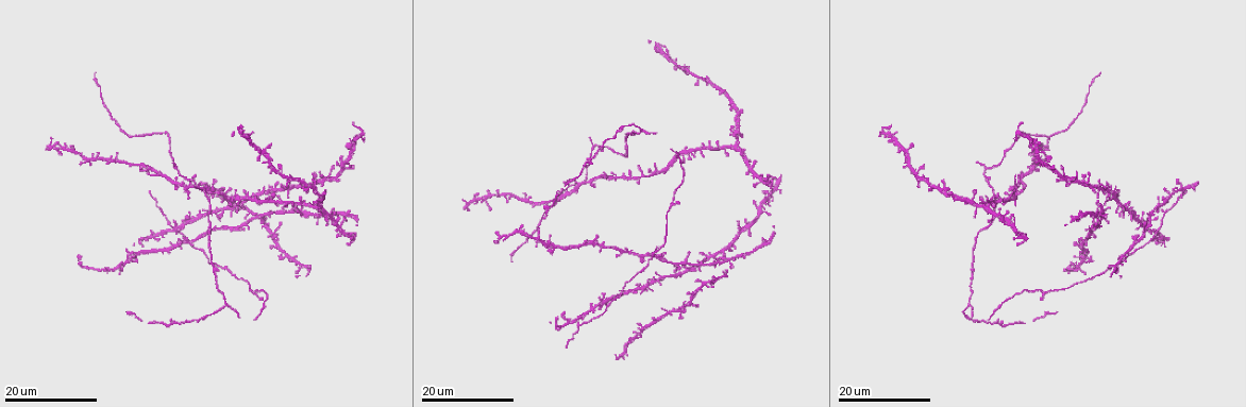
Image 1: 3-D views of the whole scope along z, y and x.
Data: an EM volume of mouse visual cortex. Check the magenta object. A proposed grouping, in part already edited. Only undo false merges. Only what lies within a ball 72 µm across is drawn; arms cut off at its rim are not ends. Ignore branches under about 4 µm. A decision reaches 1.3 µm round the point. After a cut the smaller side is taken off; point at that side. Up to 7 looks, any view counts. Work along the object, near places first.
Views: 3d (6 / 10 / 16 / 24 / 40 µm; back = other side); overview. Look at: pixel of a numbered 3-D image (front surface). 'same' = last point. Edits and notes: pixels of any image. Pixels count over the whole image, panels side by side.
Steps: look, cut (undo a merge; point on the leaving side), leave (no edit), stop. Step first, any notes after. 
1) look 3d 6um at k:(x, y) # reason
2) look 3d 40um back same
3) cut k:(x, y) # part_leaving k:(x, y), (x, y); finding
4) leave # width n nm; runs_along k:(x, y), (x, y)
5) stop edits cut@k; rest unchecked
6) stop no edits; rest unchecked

look 3d 16um at 1:(1156, 232) # three arms meet

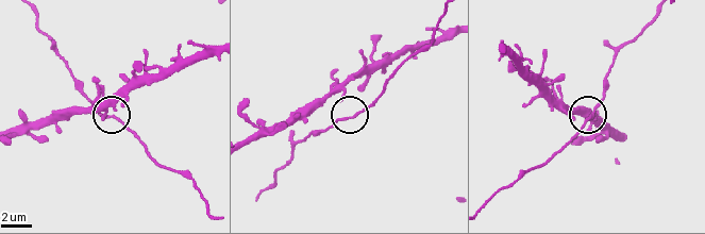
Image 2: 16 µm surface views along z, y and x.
look 3d 6um at 2:(593, 117)

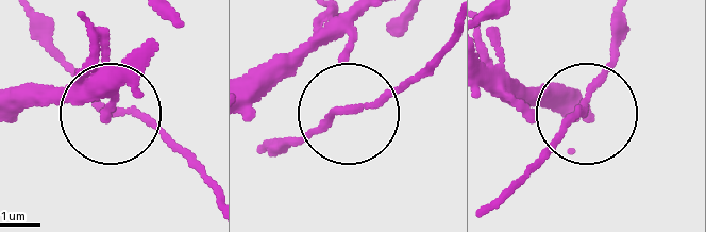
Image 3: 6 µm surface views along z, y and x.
leave # width 130 nm; continuous, no second cell

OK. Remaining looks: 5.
look 3d 24um at 1:(1080, 266) # small branch off a trunk

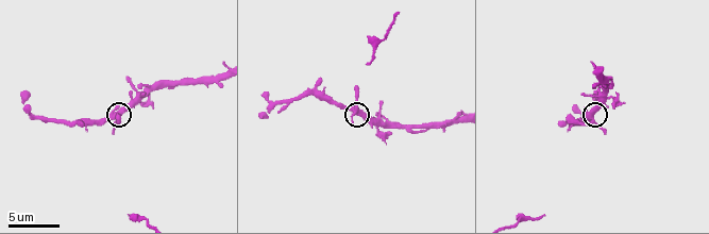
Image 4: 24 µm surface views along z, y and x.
look 3d 10um at 4:(590, 120)

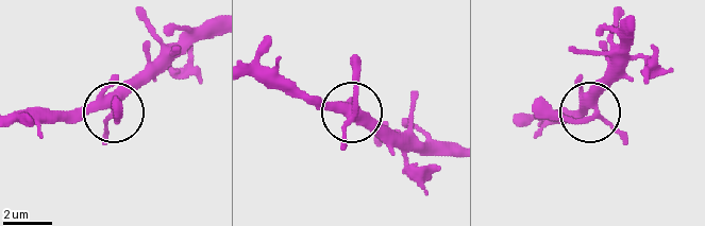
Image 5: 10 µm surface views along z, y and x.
leave # arms 5; continuous, no second cell

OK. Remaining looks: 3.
look 3d 24um at 1:(594, 145) # narrows sharply

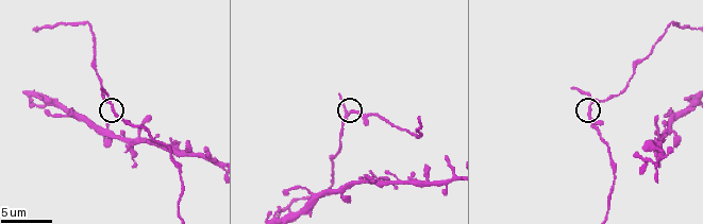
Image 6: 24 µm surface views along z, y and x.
look 3d 10um at 6:(350, 110) # zoom in

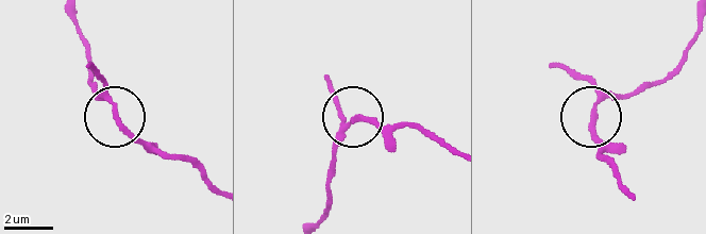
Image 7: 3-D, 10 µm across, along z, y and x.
leave # width 180 nm; runs_along 7:(451, 150), (408, 126), (355, 119), (331, 160); continuous, no second cell

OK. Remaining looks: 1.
stop no edits; rest unchecked

